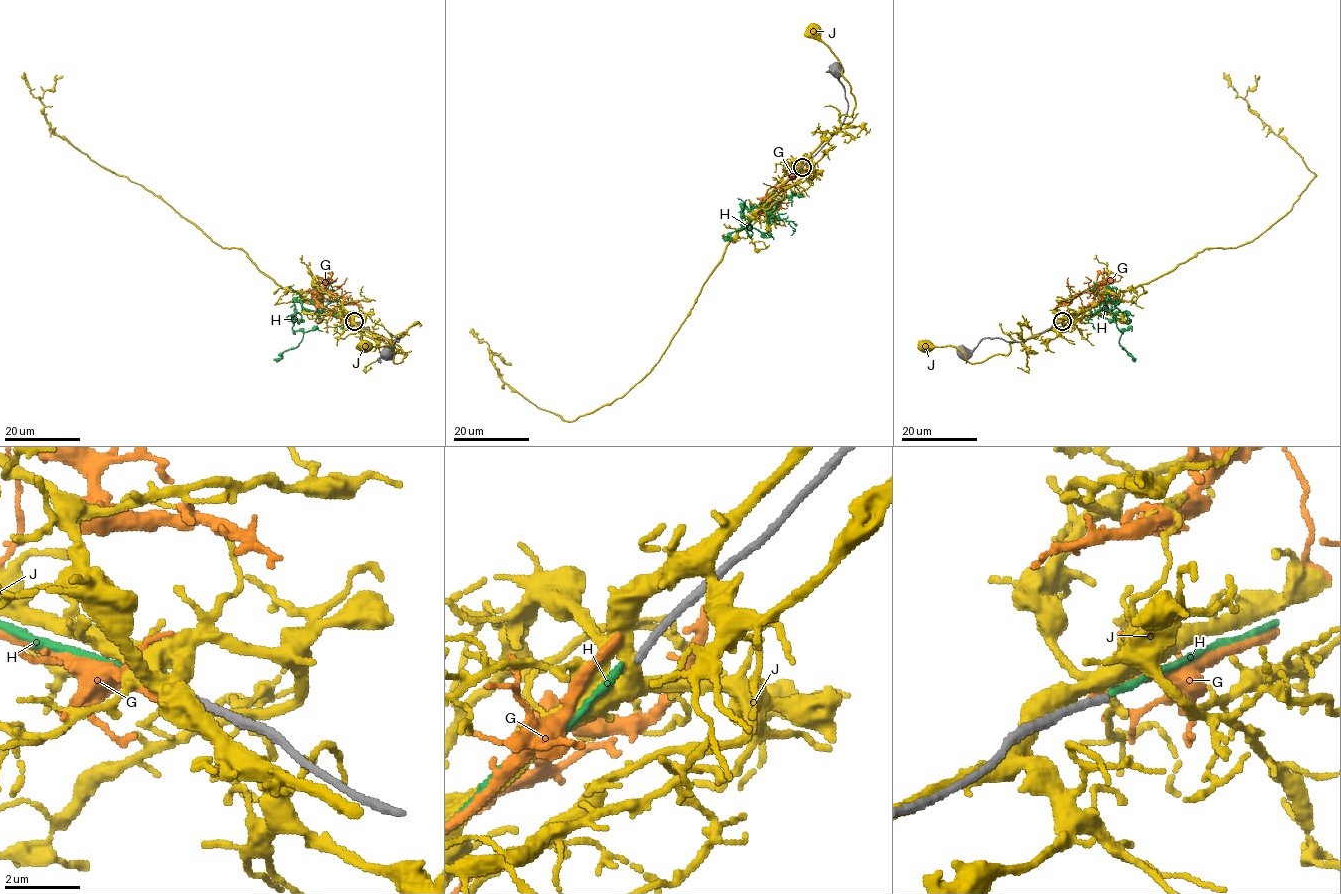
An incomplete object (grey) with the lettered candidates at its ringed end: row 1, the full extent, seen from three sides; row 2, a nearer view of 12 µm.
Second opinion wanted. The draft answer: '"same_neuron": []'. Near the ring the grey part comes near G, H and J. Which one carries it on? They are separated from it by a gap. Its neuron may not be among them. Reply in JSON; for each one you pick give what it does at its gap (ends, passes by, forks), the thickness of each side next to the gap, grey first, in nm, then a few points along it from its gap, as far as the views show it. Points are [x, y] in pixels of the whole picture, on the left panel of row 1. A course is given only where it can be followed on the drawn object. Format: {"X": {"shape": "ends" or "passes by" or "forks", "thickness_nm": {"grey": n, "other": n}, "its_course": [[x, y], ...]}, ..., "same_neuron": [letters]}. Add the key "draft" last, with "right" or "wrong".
{"same_neuron": [], "draft": "right"}

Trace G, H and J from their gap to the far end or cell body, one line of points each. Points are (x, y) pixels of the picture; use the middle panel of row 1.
G: (801, 166), (763, 199), (796, 173), (801, 173), (811, 159)
H: (801, 167), (754, 208), (743, 210), (748, 224), (735, 218), (752, 227), (722, 237)
J: (801, 167), (801, 163), (840, 126), (839, 117), (850, 116), (855, 106), (855, 98), (838, 57), (813, 31)

